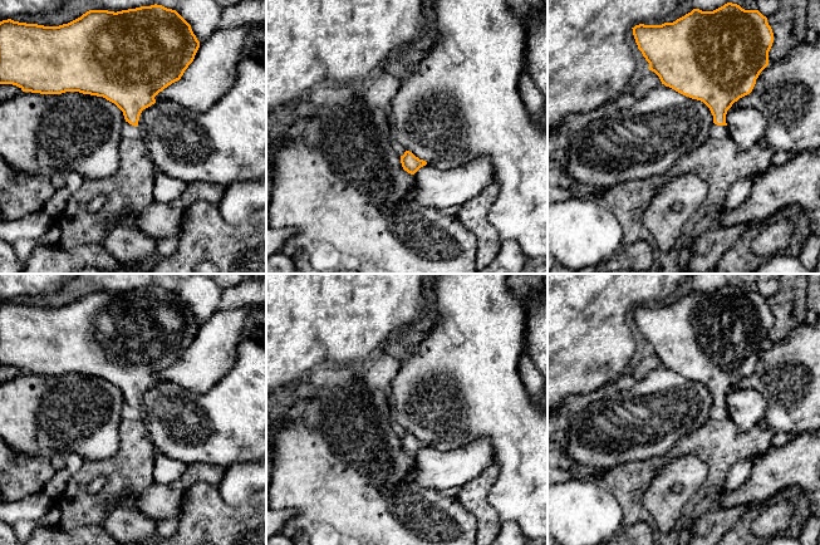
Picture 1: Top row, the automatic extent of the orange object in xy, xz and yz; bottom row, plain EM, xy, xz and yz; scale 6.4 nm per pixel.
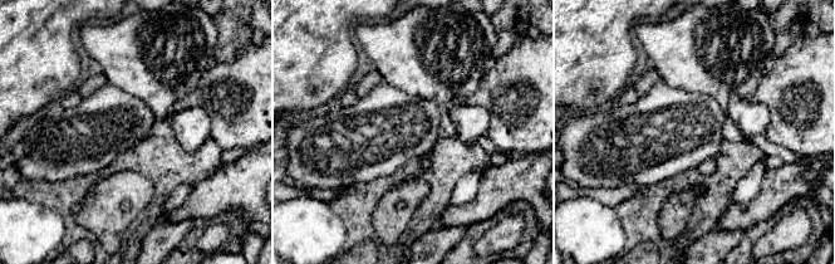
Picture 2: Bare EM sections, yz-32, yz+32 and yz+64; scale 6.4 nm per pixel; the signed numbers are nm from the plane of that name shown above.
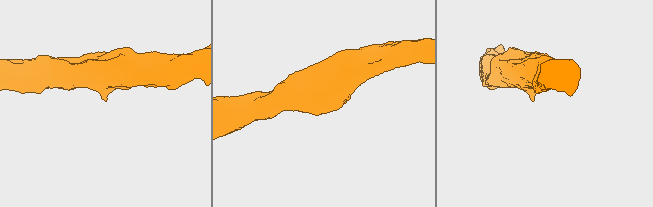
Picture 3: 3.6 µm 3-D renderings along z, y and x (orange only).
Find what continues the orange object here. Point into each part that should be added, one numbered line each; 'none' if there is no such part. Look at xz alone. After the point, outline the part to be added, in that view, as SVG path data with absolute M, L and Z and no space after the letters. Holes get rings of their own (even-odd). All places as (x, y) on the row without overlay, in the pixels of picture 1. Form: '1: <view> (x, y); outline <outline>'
none

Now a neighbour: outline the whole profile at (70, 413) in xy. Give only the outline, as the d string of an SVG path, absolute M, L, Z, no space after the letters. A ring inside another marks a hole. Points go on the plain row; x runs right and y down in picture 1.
M23 373L0 383L0 438L16 453L51 457L54 453L78 453L83 460L105 460L119 447L119 424L126 401L123 393L103 378L65 373L40 375Z

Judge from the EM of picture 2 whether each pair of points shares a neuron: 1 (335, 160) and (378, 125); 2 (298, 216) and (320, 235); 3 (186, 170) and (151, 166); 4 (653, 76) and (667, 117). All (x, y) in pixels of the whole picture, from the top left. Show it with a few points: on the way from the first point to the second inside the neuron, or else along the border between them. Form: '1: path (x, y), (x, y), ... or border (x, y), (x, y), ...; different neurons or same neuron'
1: path (345, 150), (352, 143), (359, 143), (368, 135); same neuron
2: path (303, 221), (315, 234); same neuron
3: path (177, 166), (160, 166); same neuron
4: border (661, 79), (639, 97); different neurons

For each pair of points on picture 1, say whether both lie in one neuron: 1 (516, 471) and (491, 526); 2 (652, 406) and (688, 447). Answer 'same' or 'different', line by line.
1: different
2: different

